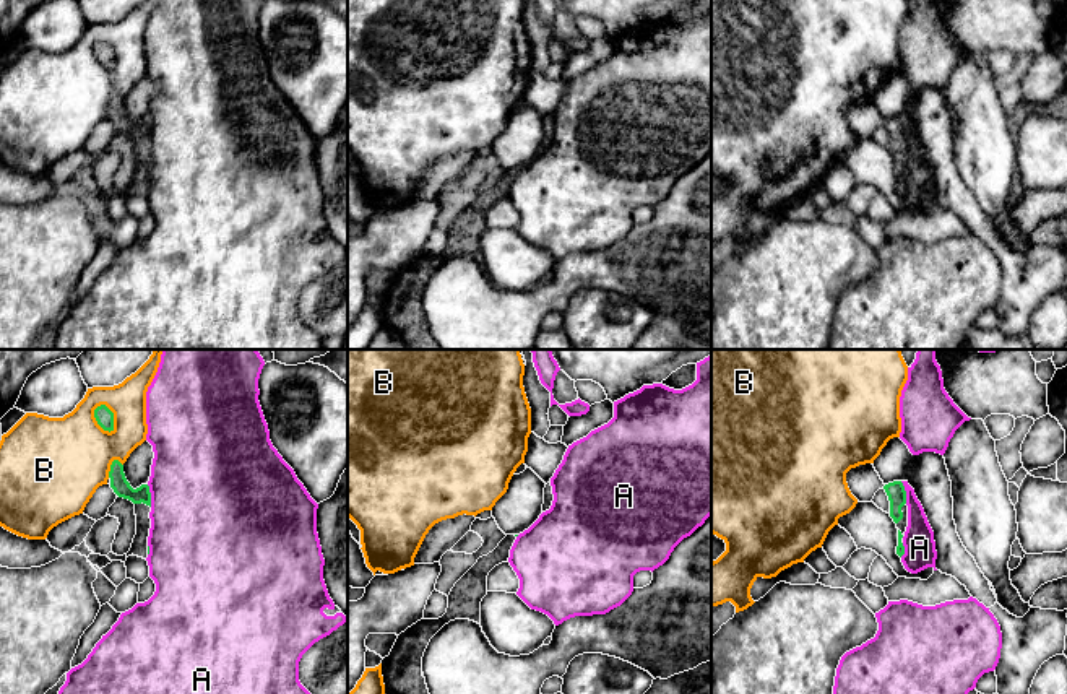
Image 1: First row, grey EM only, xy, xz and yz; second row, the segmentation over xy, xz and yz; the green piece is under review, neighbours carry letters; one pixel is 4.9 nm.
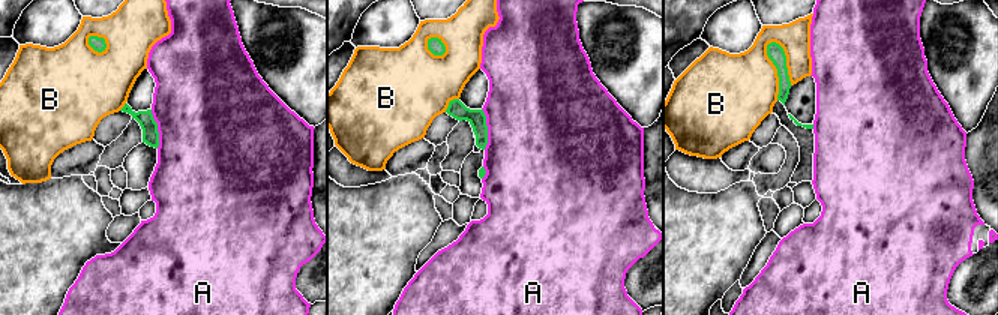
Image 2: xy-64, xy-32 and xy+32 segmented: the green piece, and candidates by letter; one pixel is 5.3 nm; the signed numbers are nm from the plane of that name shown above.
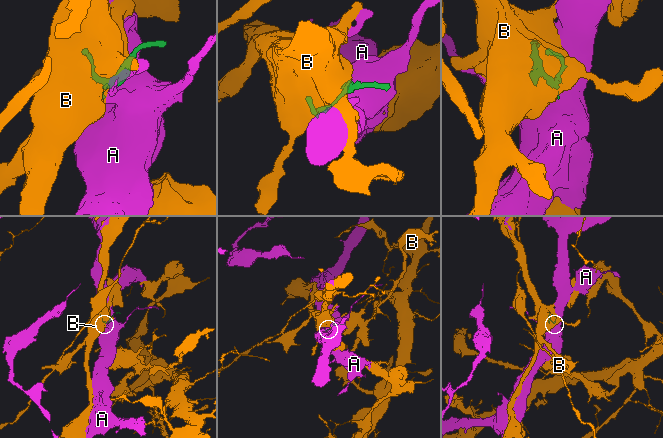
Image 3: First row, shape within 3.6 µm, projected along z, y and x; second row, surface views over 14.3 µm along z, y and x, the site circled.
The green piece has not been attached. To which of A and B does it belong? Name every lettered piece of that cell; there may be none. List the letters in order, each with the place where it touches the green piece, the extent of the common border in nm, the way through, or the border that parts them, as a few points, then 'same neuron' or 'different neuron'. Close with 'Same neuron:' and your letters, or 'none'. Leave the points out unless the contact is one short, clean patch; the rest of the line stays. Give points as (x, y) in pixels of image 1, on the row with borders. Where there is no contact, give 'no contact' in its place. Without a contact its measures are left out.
A: xy (150, 496) | 110 nm | different neuron
B: xy (112, 418) | 160 nm | different neuron
Same neuron: none

